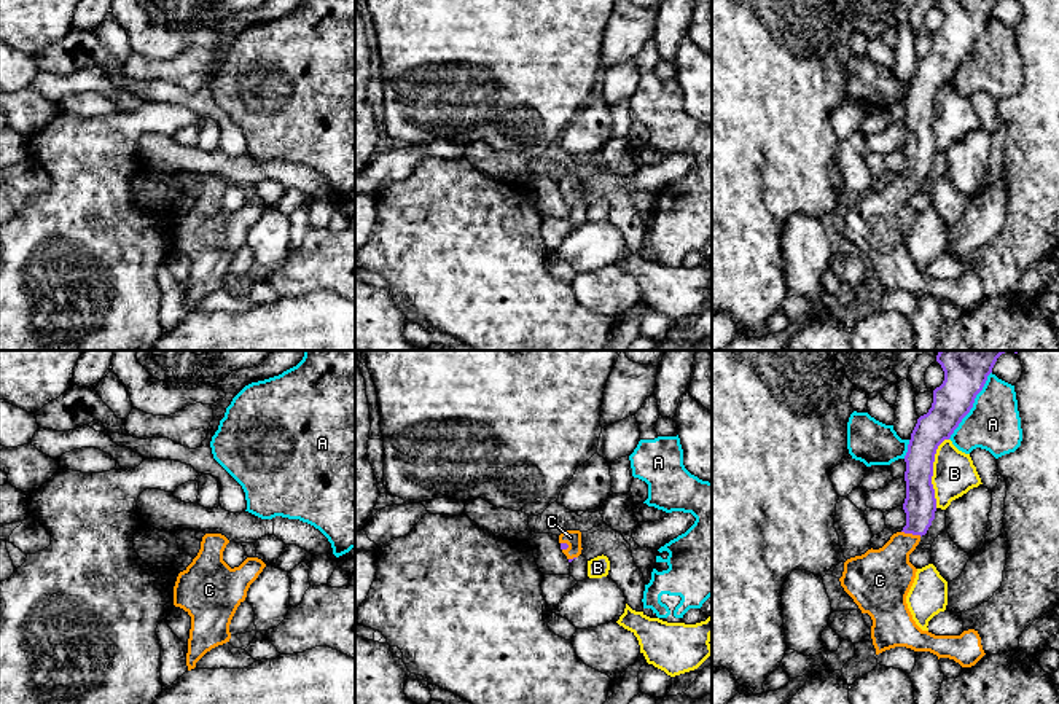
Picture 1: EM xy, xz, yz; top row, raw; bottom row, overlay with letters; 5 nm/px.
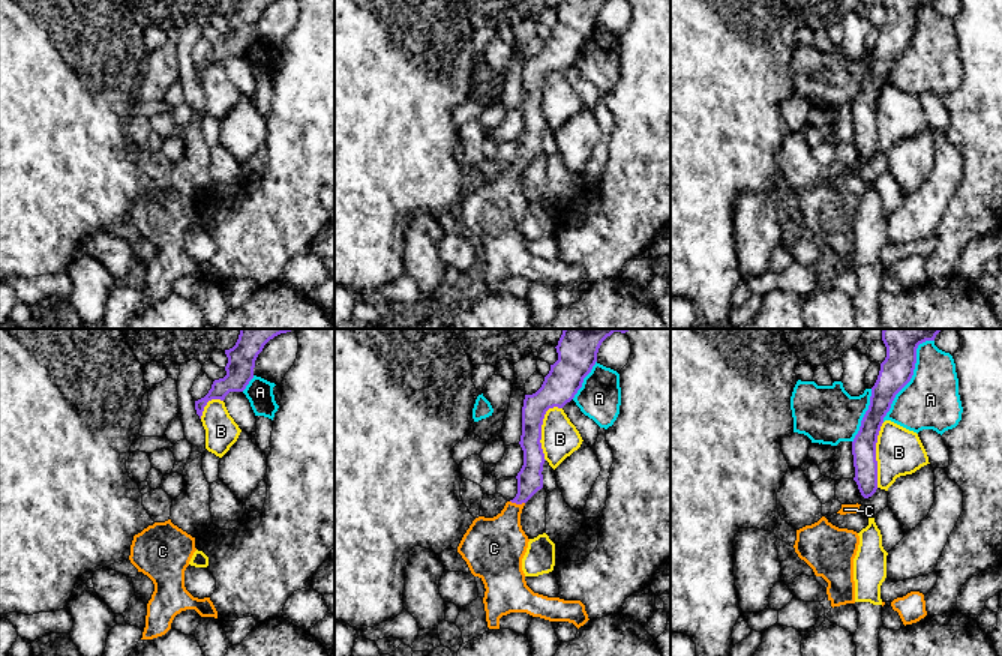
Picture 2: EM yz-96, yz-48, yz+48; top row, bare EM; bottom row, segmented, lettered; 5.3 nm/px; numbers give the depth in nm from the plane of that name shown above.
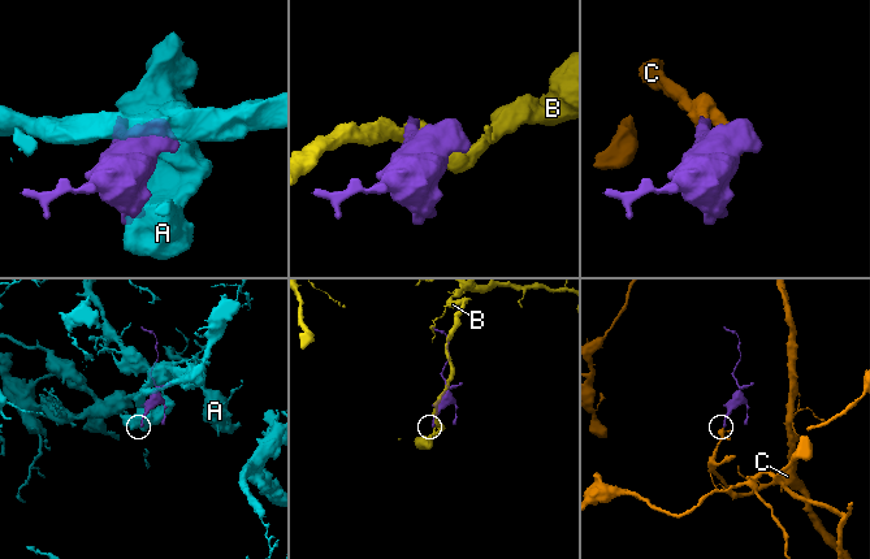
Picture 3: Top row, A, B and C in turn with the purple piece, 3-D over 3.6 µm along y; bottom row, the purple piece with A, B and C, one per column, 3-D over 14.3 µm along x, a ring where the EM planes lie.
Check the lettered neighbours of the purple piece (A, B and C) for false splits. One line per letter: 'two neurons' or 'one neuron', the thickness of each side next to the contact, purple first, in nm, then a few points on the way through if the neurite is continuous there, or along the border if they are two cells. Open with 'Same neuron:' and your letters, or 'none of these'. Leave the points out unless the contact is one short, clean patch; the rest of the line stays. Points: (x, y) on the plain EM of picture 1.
Same neuron: C
A: two neurons; calibres 200 and 260 nm
B: two neurons; calibres 170 and 220 nm
C: one neuron; calibres 160 and 260 nm; way yz (919, 148), (918, 168), (911, 176), (895, 195), (886, 217)

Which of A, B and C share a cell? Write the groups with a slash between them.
A / B / C

